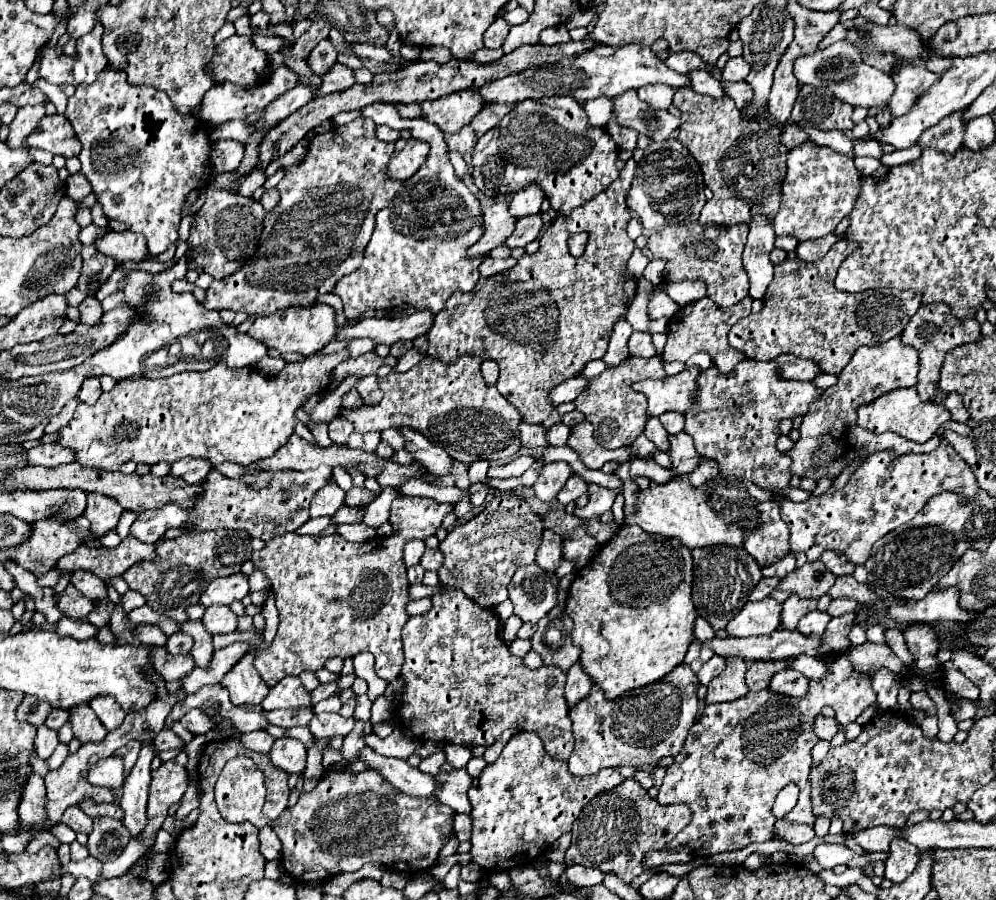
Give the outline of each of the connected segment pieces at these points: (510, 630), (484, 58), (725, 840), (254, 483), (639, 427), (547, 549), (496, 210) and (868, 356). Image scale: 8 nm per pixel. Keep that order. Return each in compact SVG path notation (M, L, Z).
M514 615L508 618L508 620L502 622L501 636L507 645L517 638L517 632L522 624L522 621Z
M482 48L474 54L474 60L476 62L494 62L494 60L500 60L504 56L504 50L498 48L498 50L488 50L488 48Z
M834 654L826 658L826 664L830 668L828 678L822 682L810 682L806 698L782 698L778 694L772 694L768 690L760 692L748 692L744 698L738 698L734 702L724 704L708 704L702 710L702 716L698 716L696 724L692 726L684 748L674 758L670 766L666 766L664 782L658 788L656 802L660 804L676 804L686 802L692 808L692 824L688 824L680 834L674 836L672 842L668 842L662 850L676 850L680 846L688 846L692 856L696 858L708 858L720 852L732 852L746 848L752 842L768 842L774 836L774 822L772 816L772 804L778 796L778 792L786 784L796 784L800 788L800 798L796 808L788 814L790 824L808 824L814 826L814 816L810 812L810 794L808 794L808 770L812 766L812 748L818 742L816 734L812 734L812 718L820 712L820 708L829 706L835 709L836 717L841 717L841 725L846 727L856 721L862 710L866 710L870 704L876 702L876 694L870 686L870 678L866 674L856 672L846 656Z
M322 466L314 472L262 470L256 474L244 474L240 478L228 478L220 474L216 468L212 468L204 478L202 492L196 496L196 502L190 510L180 508L176 502L168 502L156 510L144 510L130 526L130 534L136 536L140 542L154 544L158 542L158 538L162 538L162 534L168 528L184 528L186 532L232 528L232 530L246 530L250 536L268 542L286 532L296 532L310 518L308 514L310 500L316 494L316 490L328 482L330 474L332 470Z
M630 356L622 364L614 368L606 366L606 370L600 376L590 378L588 388L584 388L582 394L574 400L576 410L582 412L586 420L594 426L594 438L604 448L630 446L644 432L644 426L648 422L646 398L644 394L636 392L632 384L646 378L664 378L664 376L666 376L666 370L664 370L664 360L660 356L652 356L652 358Z
M544 530L544 536L542 536L542 544L536 552L536 564L542 566L544 572L548 574L554 574L556 568L562 564L564 556L562 556L562 538L552 532L552 530Z
M508 198L492 204L486 212L482 212L482 226L484 232L480 240L468 248L468 258L484 258L492 248L500 246L508 234L512 234L516 218L508 214Z
M900 336L878 344L878 346L860 346L852 360L844 366L844 370L838 376L838 382L822 392L818 398L818 406L804 414L802 424L798 428L800 438L794 442L794 446L784 452L788 458L792 458L792 474L798 478L830 478L834 480L838 474L842 474L850 464L864 462L870 454L890 450L894 456L912 454L912 452L932 452L938 448L940 438L934 436L924 444L916 444L912 440L906 440L898 434L872 434L868 430L862 430L856 424L856 412L862 404L870 404L880 394L886 394L896 388L910 388L916 384L918 374L918 358L916 350L910 346L904 346L900 342Z

